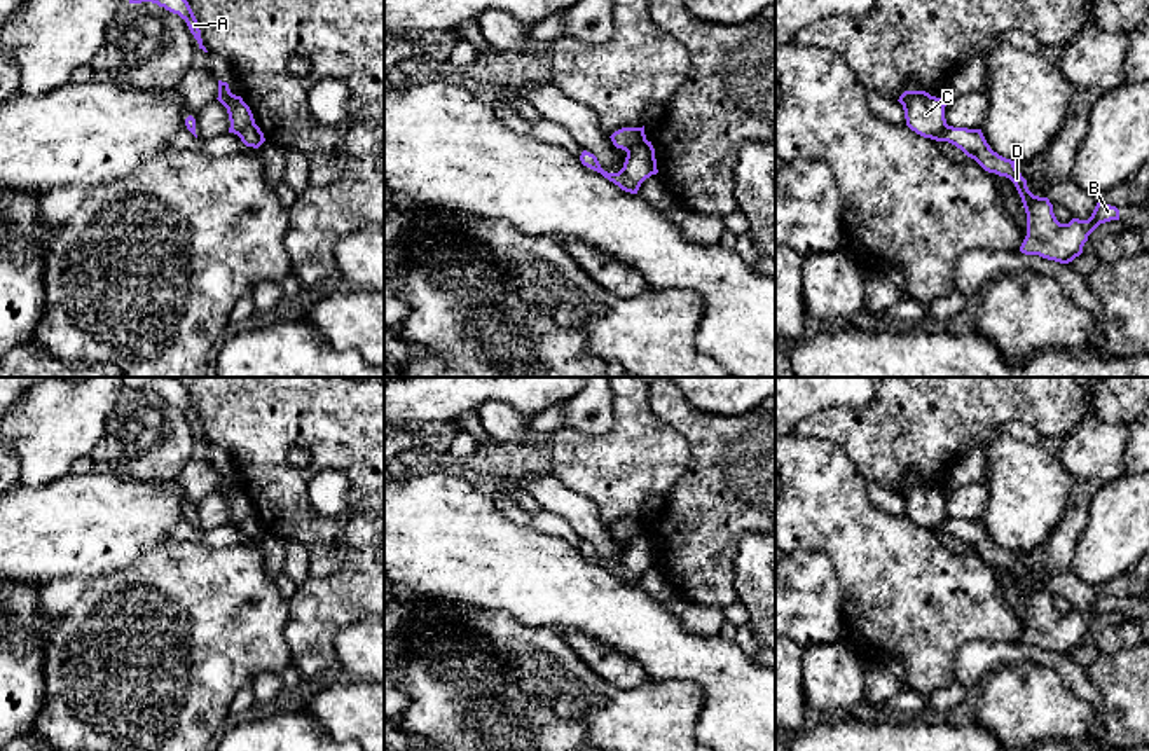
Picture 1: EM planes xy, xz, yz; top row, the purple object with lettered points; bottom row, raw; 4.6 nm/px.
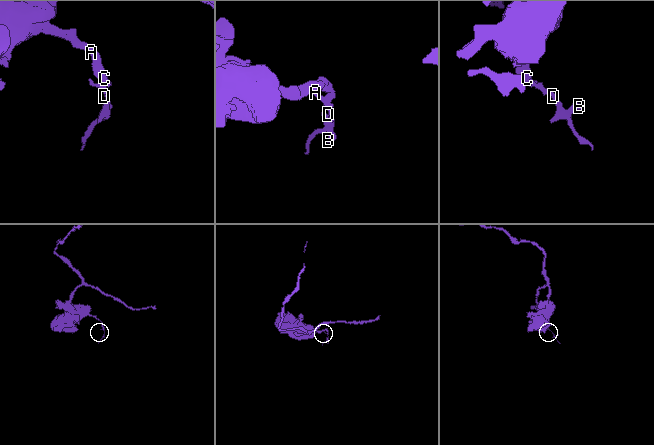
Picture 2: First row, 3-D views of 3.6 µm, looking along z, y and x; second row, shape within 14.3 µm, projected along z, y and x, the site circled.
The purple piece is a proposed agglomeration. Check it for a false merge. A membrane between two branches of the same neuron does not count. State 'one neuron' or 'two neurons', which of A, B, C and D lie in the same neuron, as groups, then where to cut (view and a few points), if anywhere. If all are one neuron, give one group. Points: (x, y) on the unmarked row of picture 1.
two neurons; A C / B D; cut in xz along (646, 531), (627, 544)

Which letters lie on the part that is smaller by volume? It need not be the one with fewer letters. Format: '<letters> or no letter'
B, D

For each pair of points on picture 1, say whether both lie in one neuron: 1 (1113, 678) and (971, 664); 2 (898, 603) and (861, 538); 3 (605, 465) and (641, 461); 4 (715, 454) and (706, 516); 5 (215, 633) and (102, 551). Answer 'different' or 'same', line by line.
1: different
2: same
3: same
4: same
5: different

